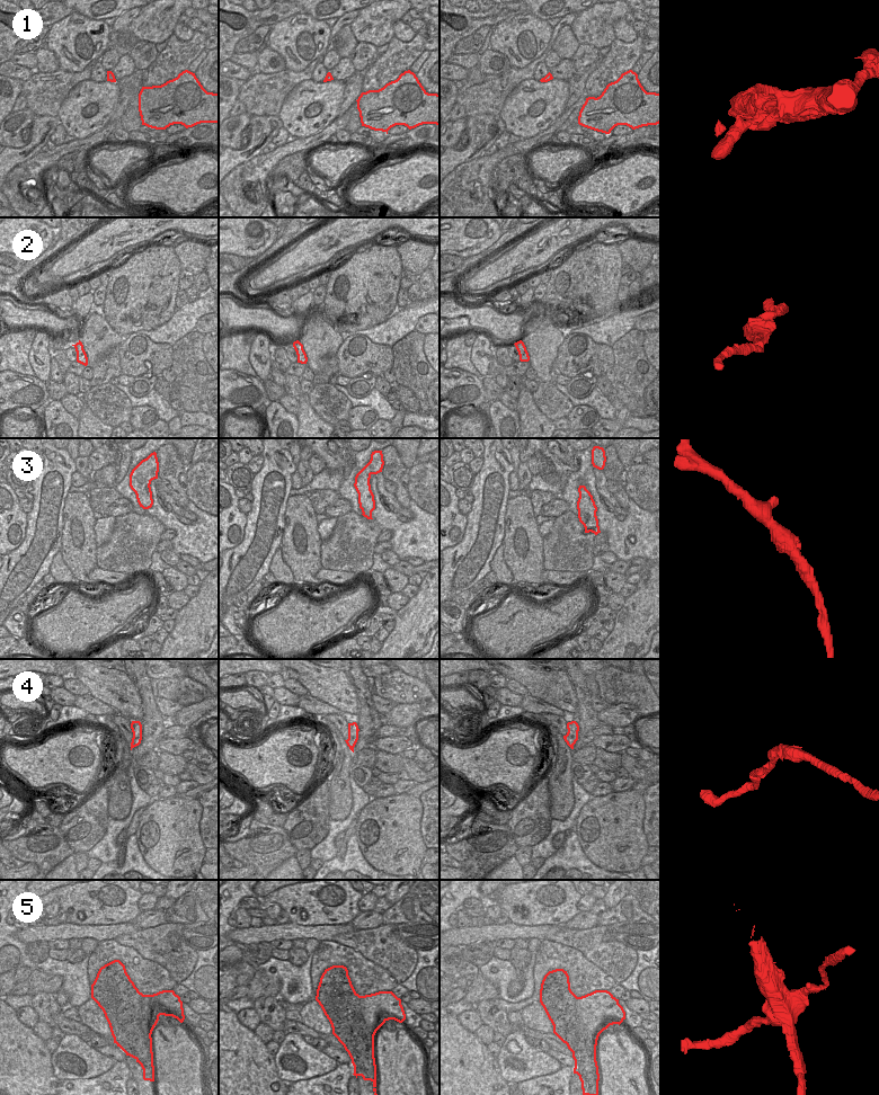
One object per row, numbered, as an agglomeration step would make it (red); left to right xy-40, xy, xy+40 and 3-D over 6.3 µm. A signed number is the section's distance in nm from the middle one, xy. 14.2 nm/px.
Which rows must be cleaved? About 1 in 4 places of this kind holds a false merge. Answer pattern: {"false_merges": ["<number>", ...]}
{"false_merges": ["5"]}

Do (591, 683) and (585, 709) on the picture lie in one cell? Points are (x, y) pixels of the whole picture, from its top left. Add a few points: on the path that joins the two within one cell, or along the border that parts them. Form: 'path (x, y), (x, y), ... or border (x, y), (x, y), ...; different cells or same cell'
border (585, 676), (585, 685), (591, 692); different cells

